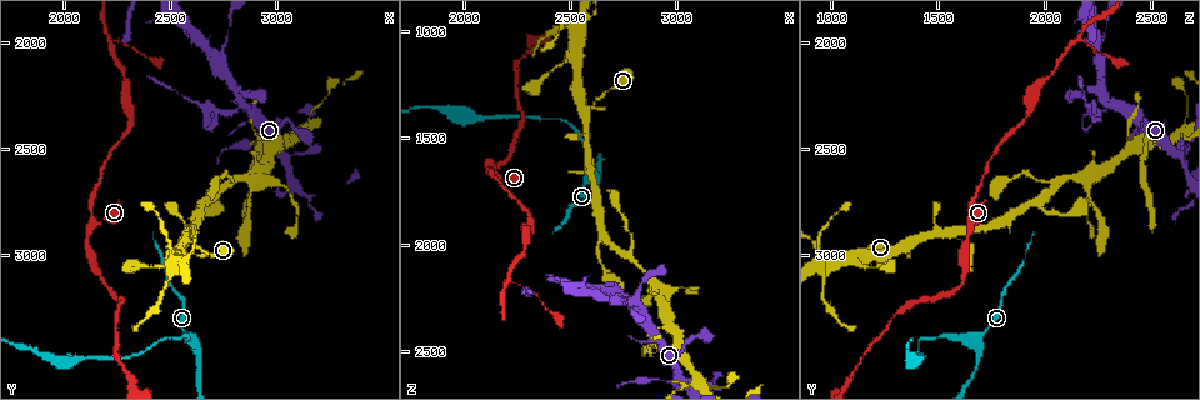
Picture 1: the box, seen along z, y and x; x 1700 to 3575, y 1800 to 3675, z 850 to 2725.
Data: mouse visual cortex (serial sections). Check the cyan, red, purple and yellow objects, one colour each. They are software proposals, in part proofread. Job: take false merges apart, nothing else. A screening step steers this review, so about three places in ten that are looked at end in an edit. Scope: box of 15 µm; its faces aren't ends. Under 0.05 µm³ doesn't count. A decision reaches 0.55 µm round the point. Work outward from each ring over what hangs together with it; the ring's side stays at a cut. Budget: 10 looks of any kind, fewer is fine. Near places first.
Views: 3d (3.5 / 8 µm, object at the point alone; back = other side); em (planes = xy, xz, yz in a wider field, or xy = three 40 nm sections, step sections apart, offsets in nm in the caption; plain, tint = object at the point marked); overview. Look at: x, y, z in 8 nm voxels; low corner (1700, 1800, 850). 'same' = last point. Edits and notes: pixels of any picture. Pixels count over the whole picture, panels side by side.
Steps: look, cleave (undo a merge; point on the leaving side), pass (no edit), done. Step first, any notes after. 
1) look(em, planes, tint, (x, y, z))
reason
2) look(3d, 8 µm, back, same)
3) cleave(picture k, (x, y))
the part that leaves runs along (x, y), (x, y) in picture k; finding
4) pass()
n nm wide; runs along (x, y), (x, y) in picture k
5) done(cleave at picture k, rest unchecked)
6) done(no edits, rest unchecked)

look(3d, 3.5 µm, back, (2580, 2920, 1370))
abrupt turn

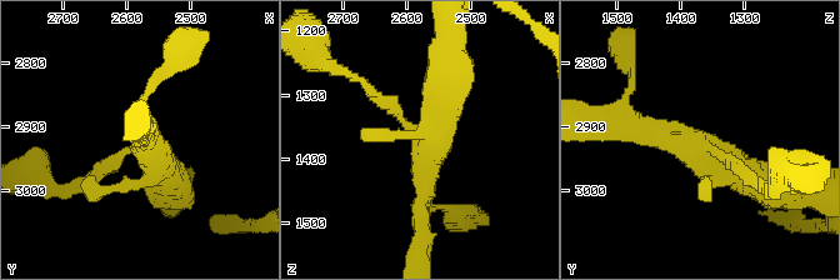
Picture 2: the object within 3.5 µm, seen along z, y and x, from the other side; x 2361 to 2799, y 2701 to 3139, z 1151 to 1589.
look(em, xy, step 1, tint, (2575, 2930, 1370))
shape alone is not enough

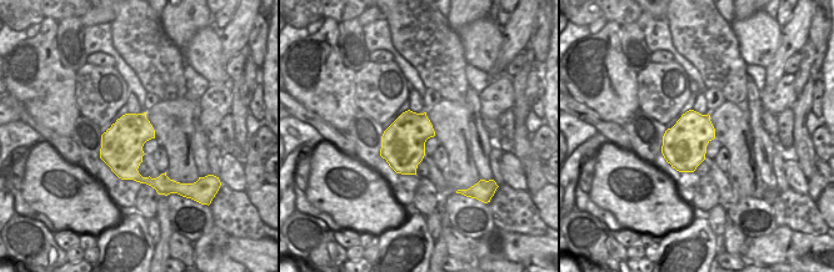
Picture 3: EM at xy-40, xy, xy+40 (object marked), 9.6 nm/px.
pass()
runs along (366, 86), (428, 141), (420, 215) in picture 2; continuous, no second cell

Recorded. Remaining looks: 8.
look(3d, 3.5 µm, (3010, 2520, 2630))
thin arm on a thick one

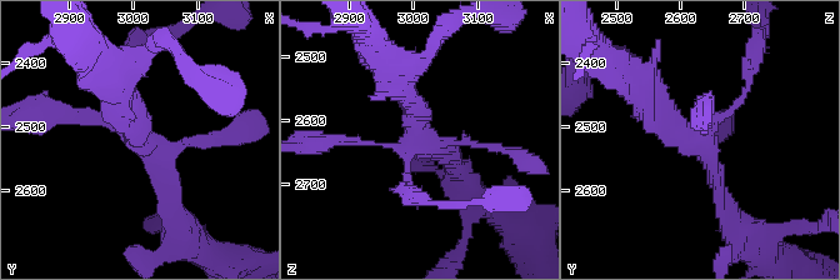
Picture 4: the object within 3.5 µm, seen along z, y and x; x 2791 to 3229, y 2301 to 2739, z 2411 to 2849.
look(em, xy, step 2, tint, (3005, 2515, 2620))

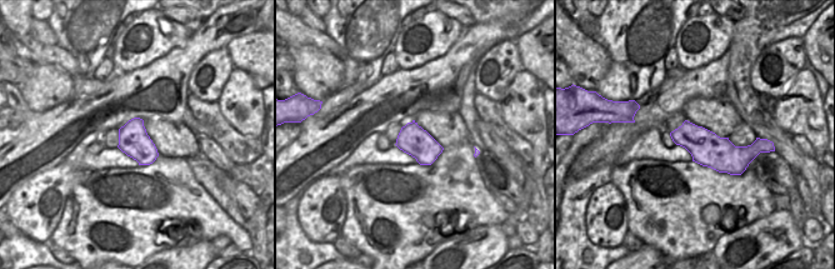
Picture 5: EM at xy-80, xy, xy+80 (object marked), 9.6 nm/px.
pass()
runs along (628, 73), (708, 149), (724, 203) in picture 4; one cell here

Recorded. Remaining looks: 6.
look(3d, 3.5 µm, (2840, 2280, 2310))

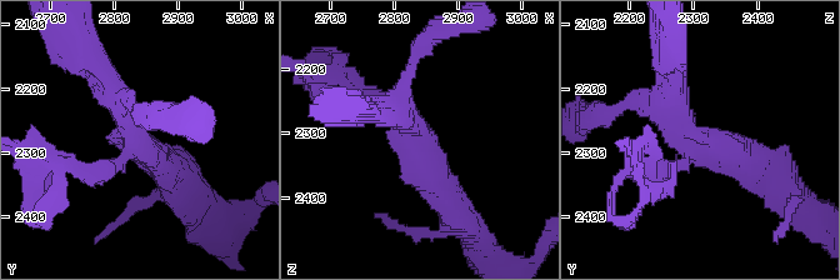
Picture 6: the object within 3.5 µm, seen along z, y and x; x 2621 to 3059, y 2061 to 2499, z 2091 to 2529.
look(em, planes, tint, (2835, 2285, 2300))
now the EM

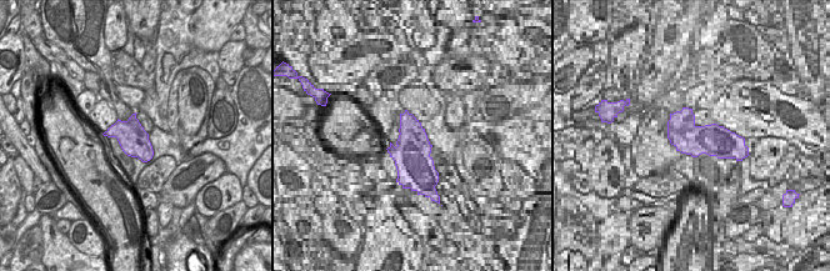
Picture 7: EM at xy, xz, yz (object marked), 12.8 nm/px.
look(em, xy, step 5, tint, same)
another direction

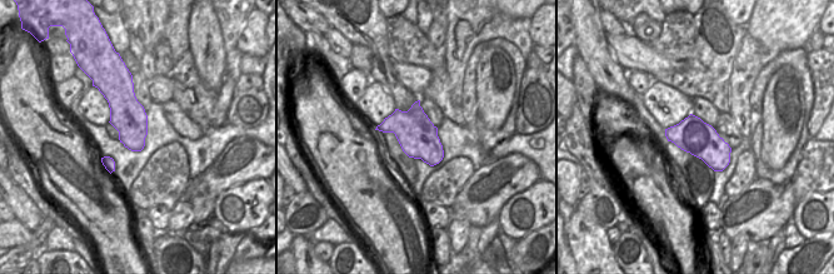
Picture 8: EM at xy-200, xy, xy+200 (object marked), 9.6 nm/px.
cleave(picture 6, (85, 176))
arms of 200, 350, 400 nm; the part that leaves runs along (110, 164), (34, 160) in picture 6; two cells meet here

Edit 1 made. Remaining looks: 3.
look(overview)

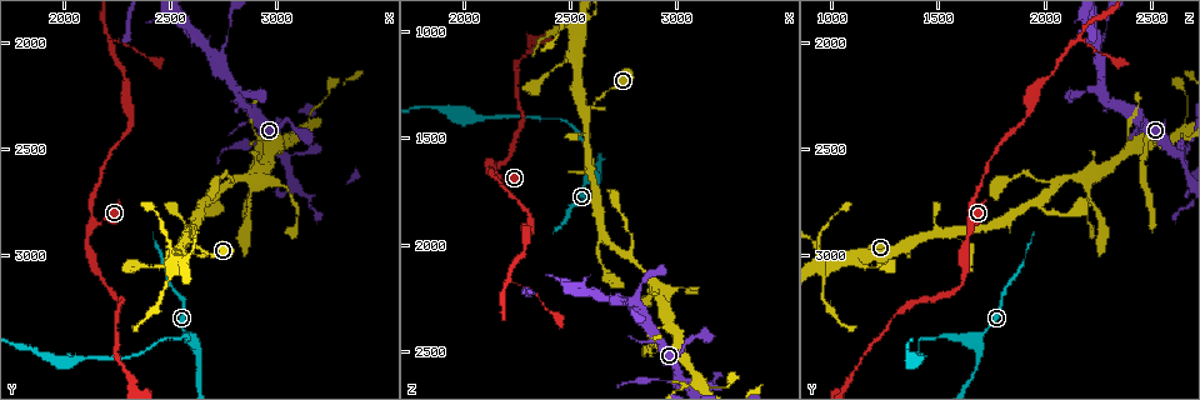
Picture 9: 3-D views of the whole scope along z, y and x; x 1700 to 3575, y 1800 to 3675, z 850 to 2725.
look(3d, 8 µm, back, (2770, 2670, 2040))

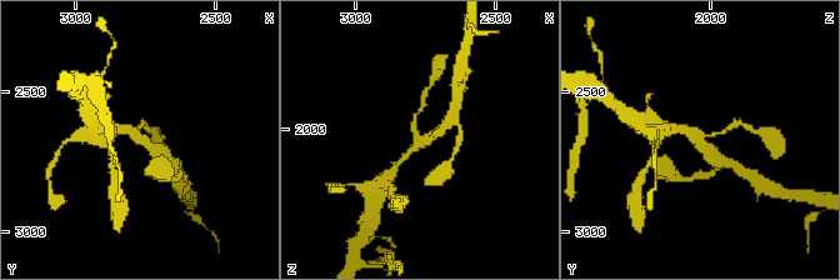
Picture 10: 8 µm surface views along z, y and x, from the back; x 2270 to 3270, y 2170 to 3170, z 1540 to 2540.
look(em, xy, step 2, tint, (2770, 2670, 2050))
3 arms; arms of 150, 200, 300 nm

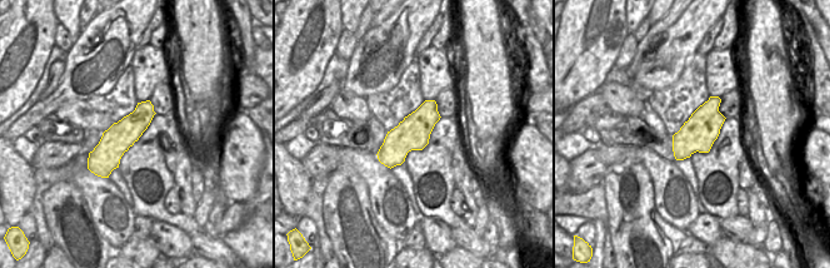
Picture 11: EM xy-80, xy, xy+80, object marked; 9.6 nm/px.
pass()
runs along (148, 104), (144, 113), (90, 165) in picture 11; all the same cell

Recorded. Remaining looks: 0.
done(cleave at picture 6, rest unchecked)

